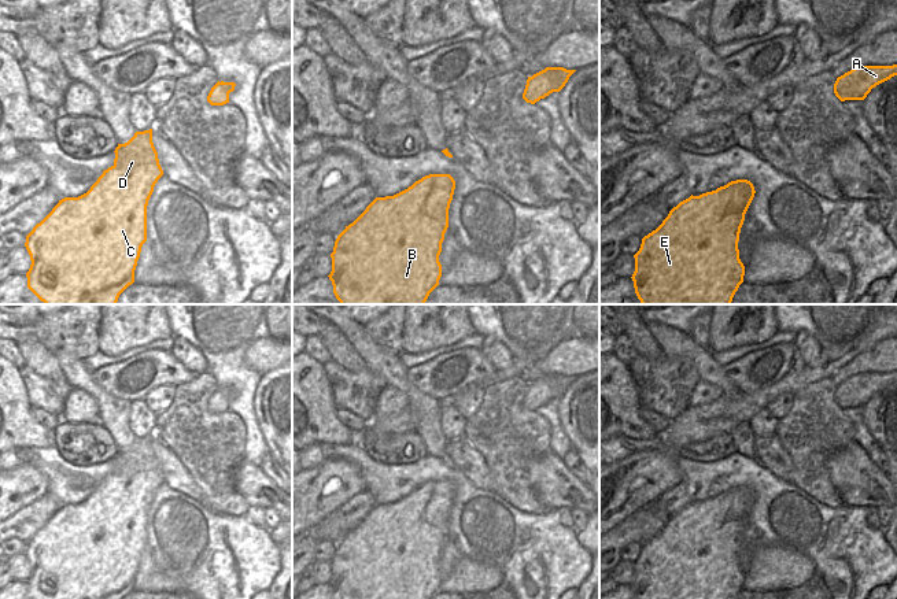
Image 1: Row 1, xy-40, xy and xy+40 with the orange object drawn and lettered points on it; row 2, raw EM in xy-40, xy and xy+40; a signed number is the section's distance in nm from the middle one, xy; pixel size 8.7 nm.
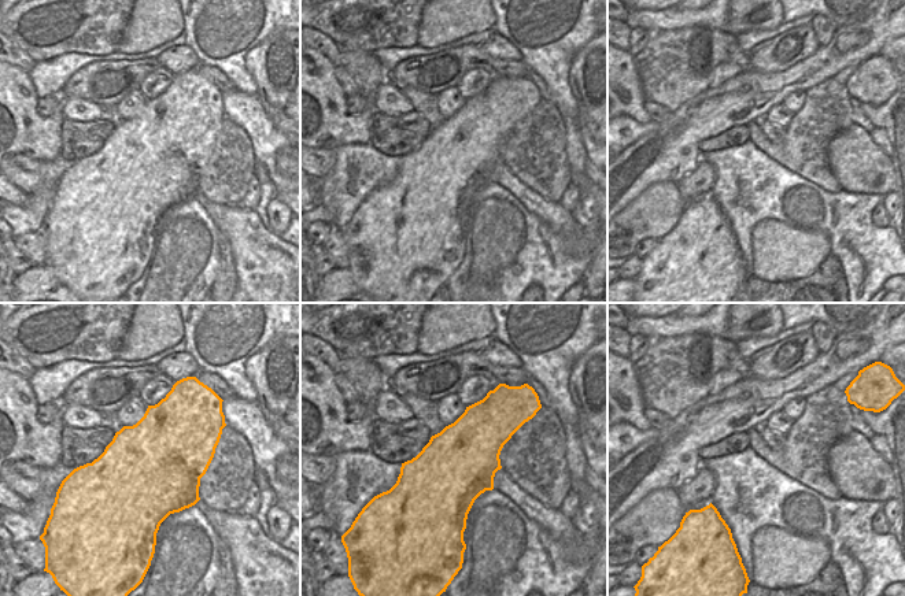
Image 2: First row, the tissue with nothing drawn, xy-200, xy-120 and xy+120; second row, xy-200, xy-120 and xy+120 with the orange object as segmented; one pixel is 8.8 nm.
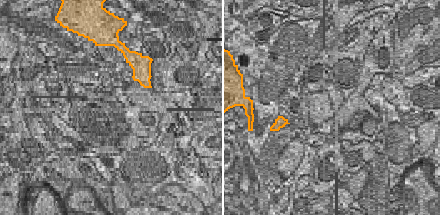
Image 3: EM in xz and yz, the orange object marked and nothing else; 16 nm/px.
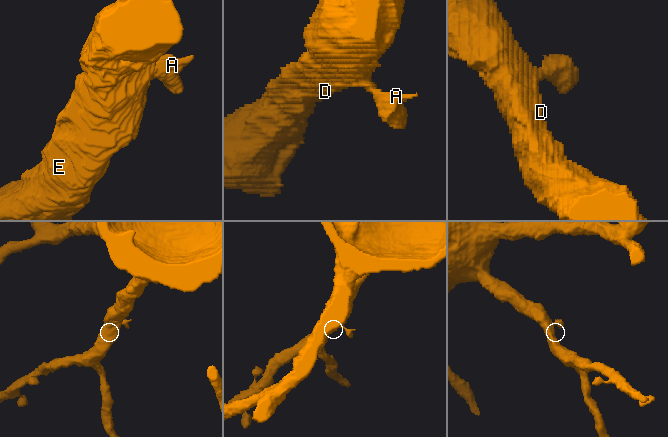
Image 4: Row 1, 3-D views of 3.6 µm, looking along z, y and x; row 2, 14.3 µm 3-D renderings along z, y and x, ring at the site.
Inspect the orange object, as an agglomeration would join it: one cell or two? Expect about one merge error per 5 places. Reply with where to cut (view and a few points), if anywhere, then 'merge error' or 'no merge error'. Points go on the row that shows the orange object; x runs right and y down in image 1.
no cut | no merge error

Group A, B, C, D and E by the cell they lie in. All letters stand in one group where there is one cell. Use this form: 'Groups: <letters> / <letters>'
Groups: A B C D E

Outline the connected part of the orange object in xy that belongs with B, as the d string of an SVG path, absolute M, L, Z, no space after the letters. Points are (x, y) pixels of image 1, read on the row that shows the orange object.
M429 174L407 189L376 197L337 236L328 276L340 304L425 304L439 285L439 255L448 228L455 181L450 174Z

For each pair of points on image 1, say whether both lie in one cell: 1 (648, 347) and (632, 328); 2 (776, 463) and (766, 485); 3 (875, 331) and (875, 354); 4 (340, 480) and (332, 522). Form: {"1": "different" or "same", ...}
{"1": "same", "2": "different", "3": "different", "4": "different"}

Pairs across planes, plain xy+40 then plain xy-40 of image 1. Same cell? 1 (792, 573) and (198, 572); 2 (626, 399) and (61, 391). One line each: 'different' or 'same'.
1: different
2: different

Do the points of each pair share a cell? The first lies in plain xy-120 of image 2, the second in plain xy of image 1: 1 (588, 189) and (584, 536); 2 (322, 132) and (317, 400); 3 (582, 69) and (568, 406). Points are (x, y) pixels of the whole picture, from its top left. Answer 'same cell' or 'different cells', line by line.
1: different cells
2: same cell
3: same cell

